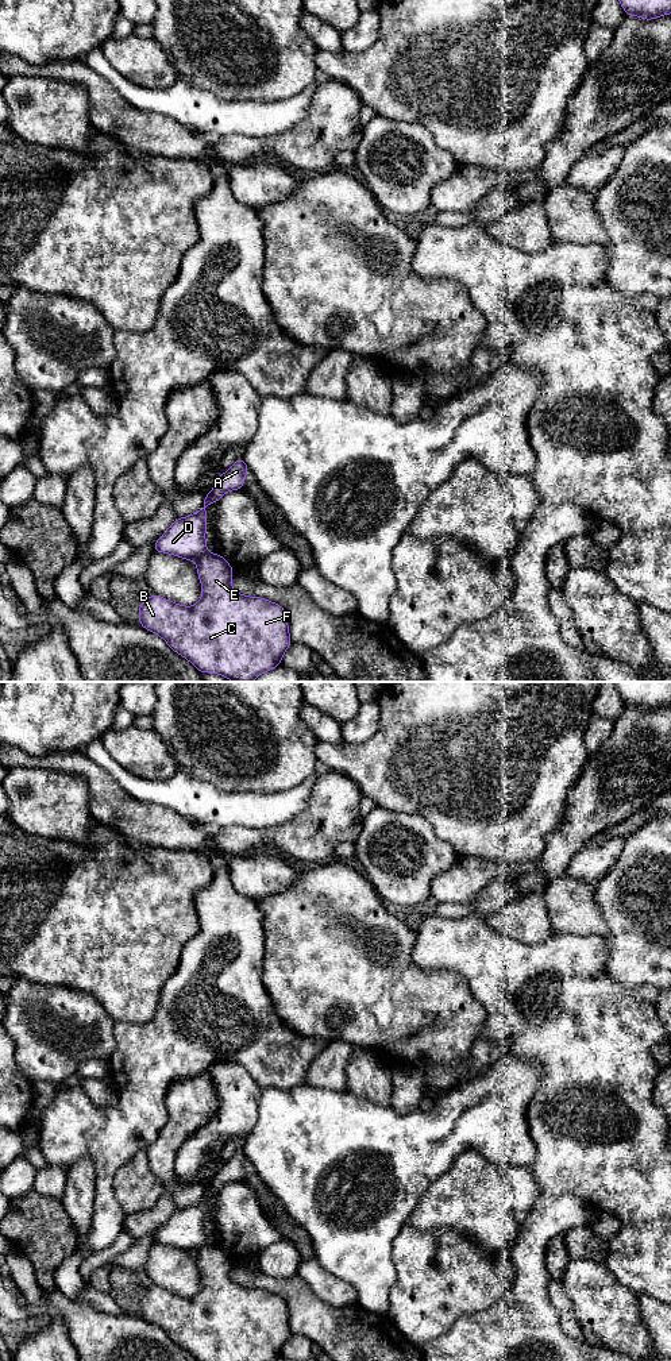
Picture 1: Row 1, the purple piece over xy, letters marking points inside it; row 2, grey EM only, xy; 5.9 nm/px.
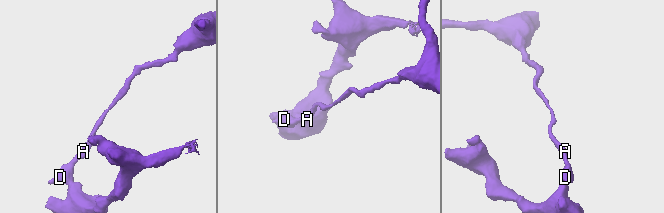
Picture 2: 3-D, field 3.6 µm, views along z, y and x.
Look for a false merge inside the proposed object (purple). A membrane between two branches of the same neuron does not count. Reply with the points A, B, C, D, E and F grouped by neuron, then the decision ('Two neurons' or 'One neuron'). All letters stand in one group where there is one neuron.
Groups: A D / B C E F. Two neurons

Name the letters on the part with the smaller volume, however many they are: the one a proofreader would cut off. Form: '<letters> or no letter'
B, C, E, F

